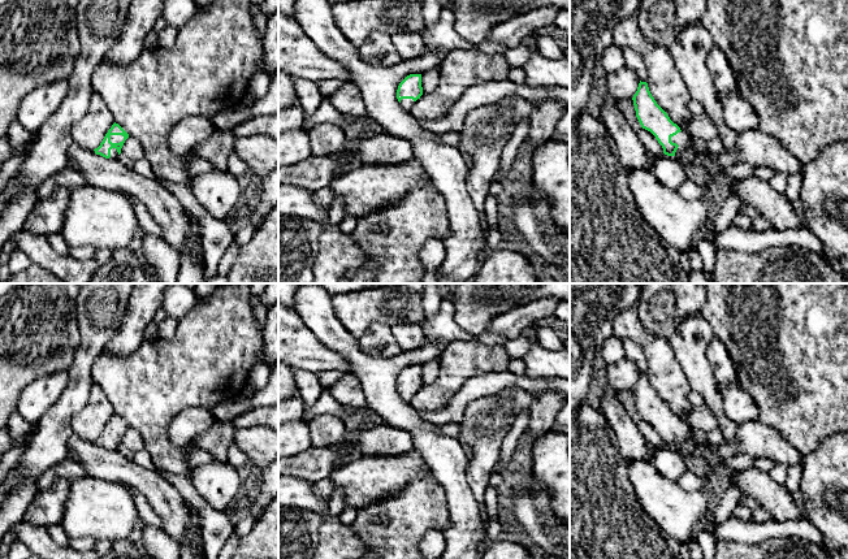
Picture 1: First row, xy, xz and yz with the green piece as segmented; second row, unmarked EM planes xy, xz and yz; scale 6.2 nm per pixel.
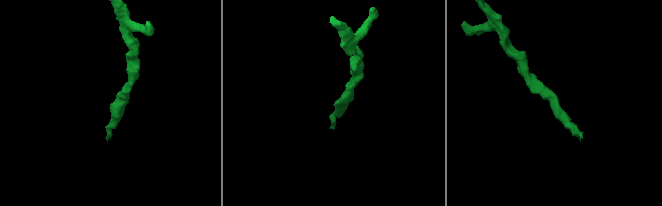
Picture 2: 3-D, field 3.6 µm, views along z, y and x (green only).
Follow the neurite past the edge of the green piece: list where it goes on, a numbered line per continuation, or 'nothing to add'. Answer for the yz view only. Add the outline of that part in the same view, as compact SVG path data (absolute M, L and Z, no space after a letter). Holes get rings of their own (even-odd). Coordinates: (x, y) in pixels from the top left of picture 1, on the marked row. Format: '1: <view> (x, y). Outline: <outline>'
1: yz (701, 172). Outline: M680 131L671 136L671 142L679 146L675 156L682 161L687 177L695 179L700 186L711 188L713 183L721 177L715 168L695 153L692 138L687 133Z

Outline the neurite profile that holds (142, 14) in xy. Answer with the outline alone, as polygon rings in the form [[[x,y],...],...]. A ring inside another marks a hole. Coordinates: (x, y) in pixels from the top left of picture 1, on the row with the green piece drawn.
[[[131,0],[124,27],[101,62],[116,66],[129,65],[146,48],[144,39],[163,17],[165,0]]]

